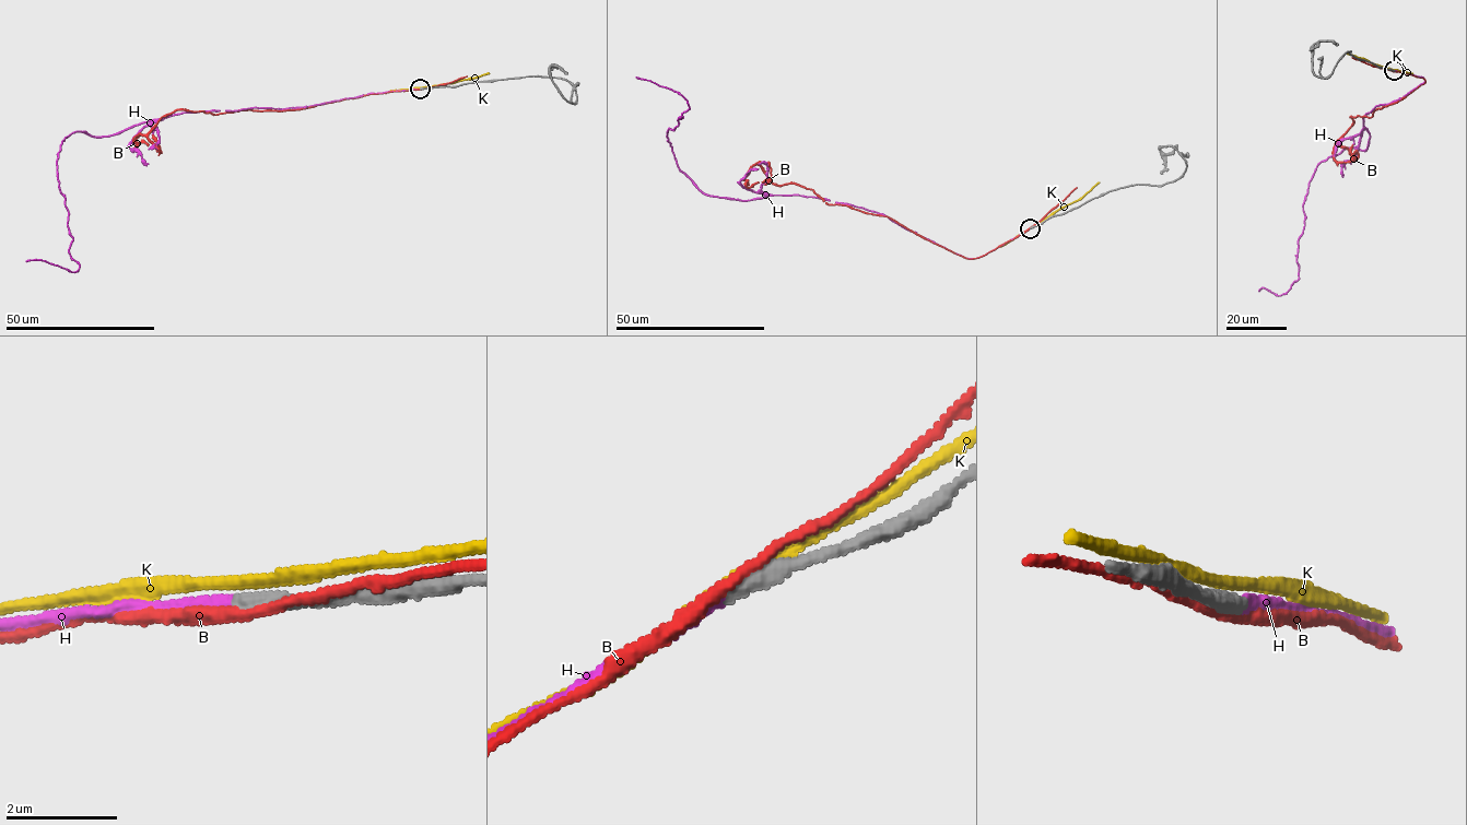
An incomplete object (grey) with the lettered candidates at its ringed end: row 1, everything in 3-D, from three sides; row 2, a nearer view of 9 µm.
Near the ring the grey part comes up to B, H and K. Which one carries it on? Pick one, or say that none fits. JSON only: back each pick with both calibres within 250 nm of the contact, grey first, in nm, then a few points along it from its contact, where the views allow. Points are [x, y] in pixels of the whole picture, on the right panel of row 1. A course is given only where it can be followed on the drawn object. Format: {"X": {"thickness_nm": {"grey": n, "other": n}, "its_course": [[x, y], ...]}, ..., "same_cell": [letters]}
{"H": {"thickness_nm": {"grey": 360, "other": 190}, "its_course": [[1394, 70], [1424, 82], [1366, 113], [1366, 148], [1317, 166], [1299, 278], [1281, 295], [1258, 291]]}, "same_cell": ["H"]}

